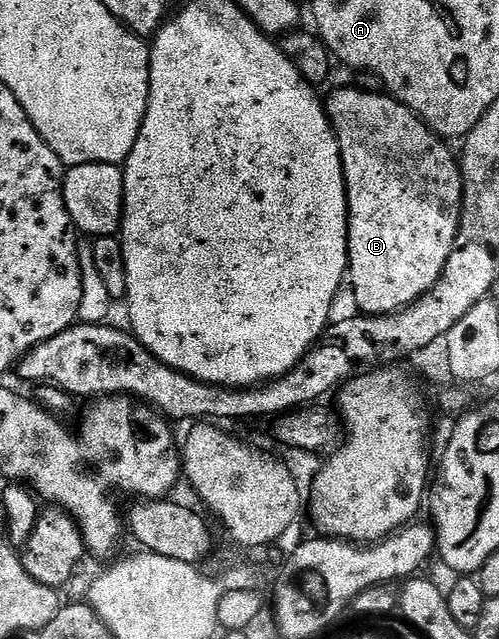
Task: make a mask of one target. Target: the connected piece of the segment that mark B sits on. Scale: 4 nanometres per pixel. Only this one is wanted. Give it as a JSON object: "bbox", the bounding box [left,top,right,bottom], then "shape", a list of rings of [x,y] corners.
{"bbox":[325,89,465,315],"shape":[[[337,89],[330,97],[327,97],[325,112],[328,113],[329,121],[333,124],[335,135],[339,139],[347,195],[349,196],[349,272],[347,281],[350,286],[353,284],[353,297],[363,312],[388,315],[399,313],[408,305],[414,305],[423,294],[431,291],[431,287],[435,287],[435,283],[443,275],[443,269],[447,267],[447,259],[457,242],[457,232],[461,226],[461,199],[465,195],[465,188],[461,182],[461,166],[458,158],[445,146],[448,144],[396,97],[381,93],[368,93],[365,89]]]}

